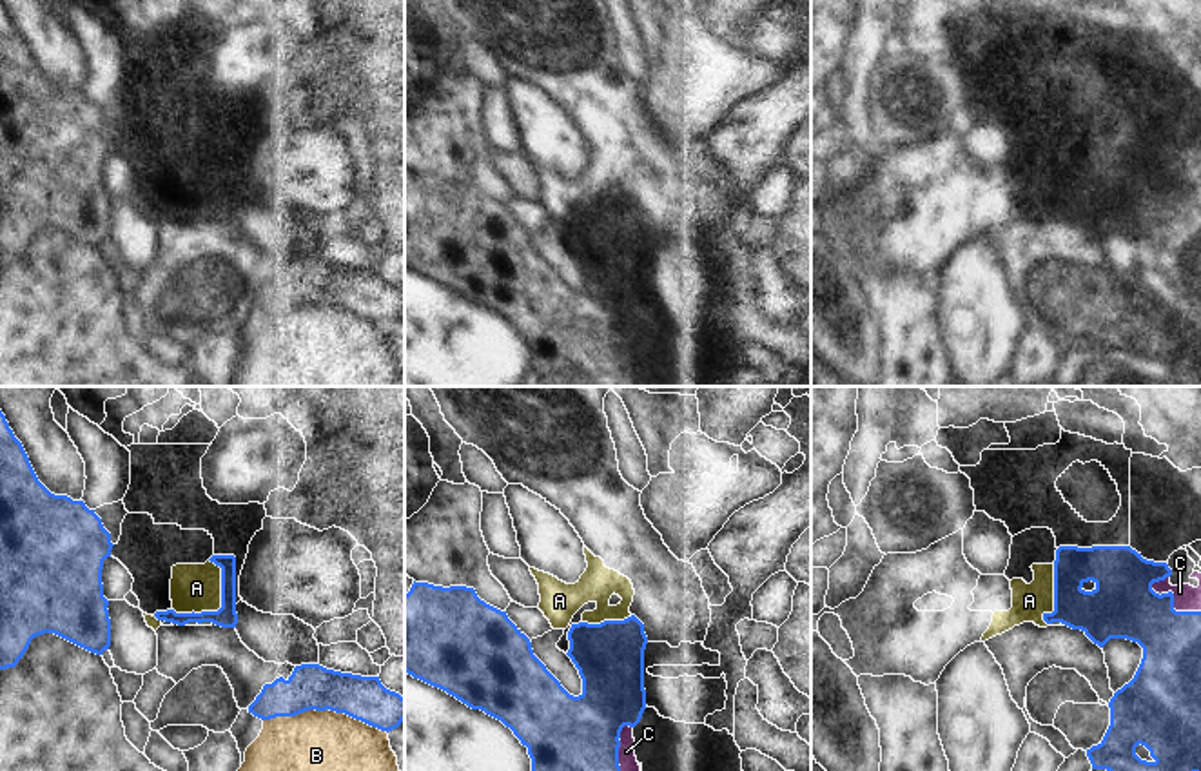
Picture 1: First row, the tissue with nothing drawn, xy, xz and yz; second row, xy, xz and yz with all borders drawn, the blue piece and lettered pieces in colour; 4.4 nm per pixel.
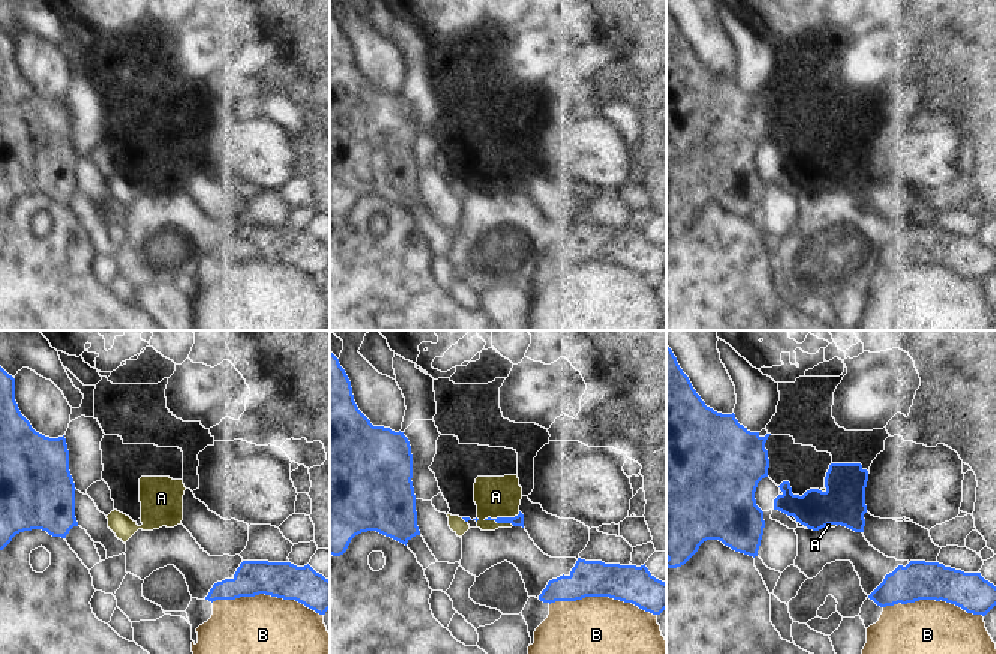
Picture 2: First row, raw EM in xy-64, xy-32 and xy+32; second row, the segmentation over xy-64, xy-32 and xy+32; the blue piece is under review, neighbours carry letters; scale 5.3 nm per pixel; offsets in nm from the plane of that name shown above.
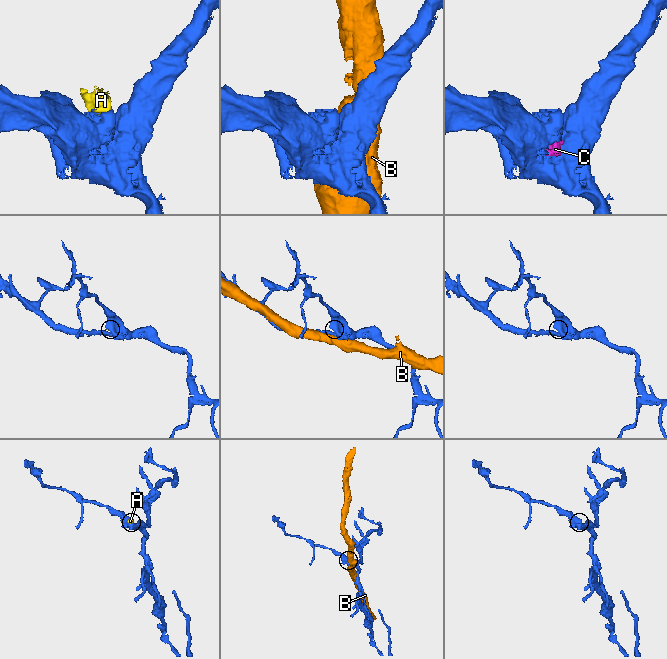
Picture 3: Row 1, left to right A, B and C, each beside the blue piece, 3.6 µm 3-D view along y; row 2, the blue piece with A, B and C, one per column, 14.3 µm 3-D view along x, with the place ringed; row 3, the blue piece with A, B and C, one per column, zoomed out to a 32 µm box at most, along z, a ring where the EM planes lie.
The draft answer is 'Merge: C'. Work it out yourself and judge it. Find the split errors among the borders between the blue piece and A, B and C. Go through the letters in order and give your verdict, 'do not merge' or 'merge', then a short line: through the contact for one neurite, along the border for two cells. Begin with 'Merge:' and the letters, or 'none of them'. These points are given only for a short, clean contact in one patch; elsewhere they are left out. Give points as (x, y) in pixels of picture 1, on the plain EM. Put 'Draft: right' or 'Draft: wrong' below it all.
Merge: C
A: do not merge
B: do not merge
C: merge
Draft: right

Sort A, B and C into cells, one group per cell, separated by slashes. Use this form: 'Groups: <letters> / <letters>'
Groups: A / B / C.

